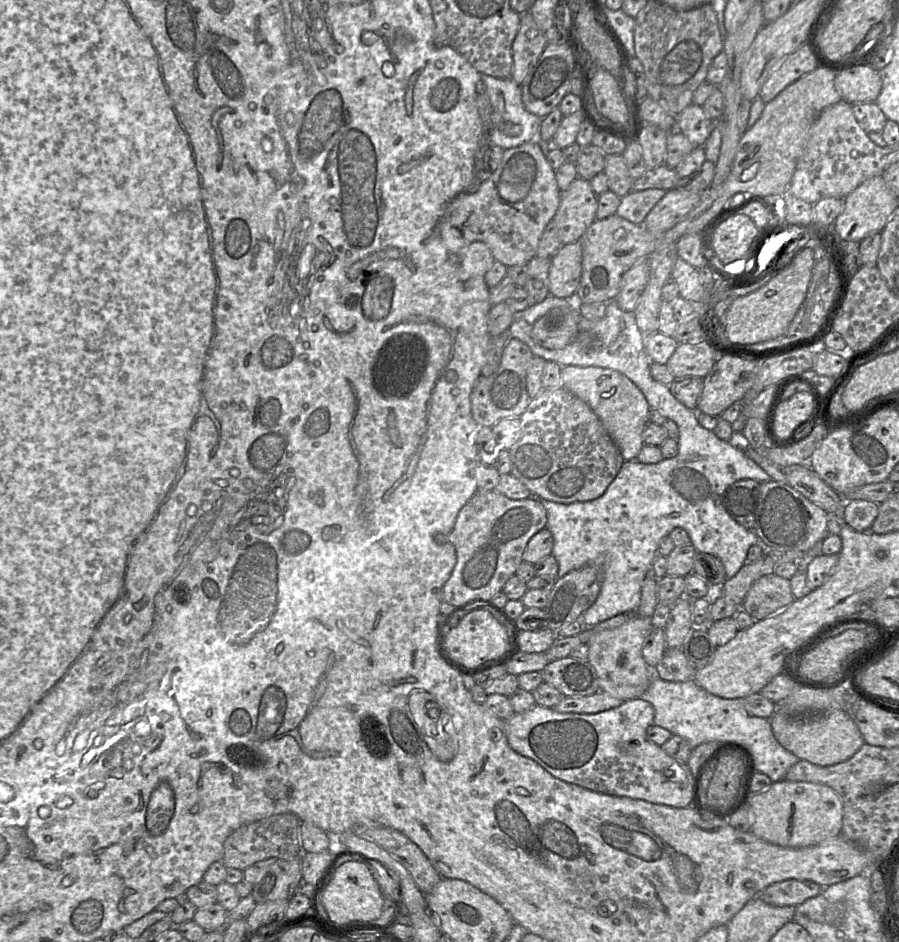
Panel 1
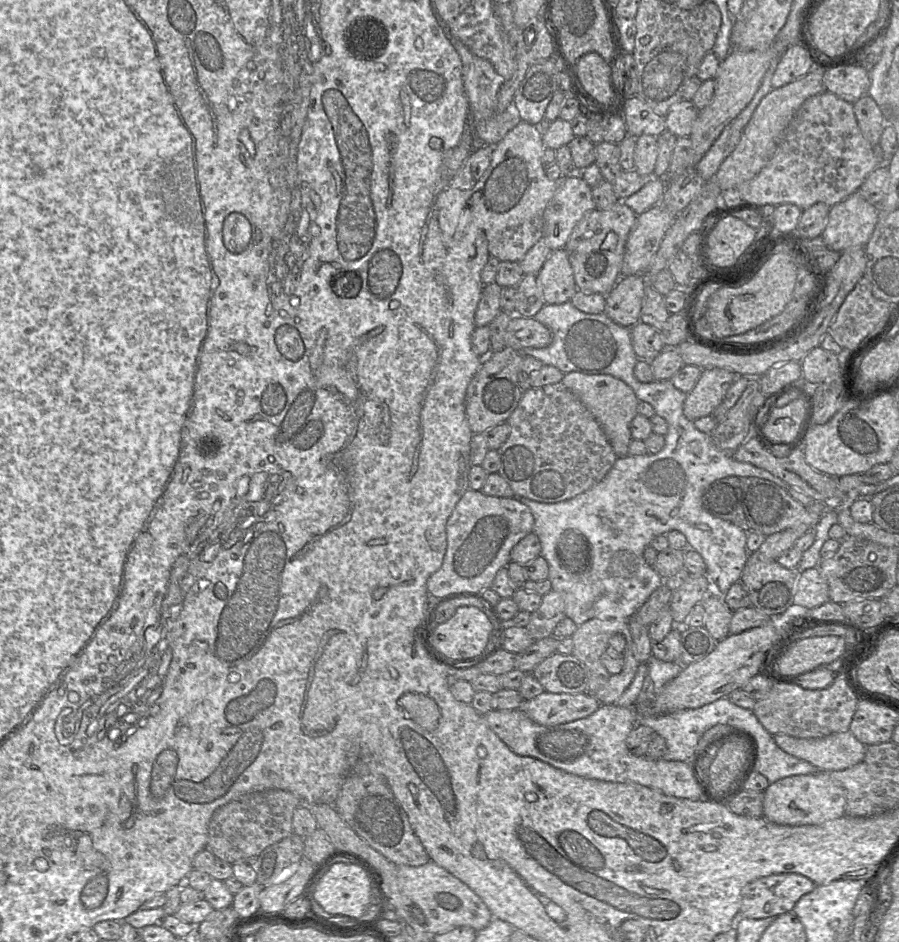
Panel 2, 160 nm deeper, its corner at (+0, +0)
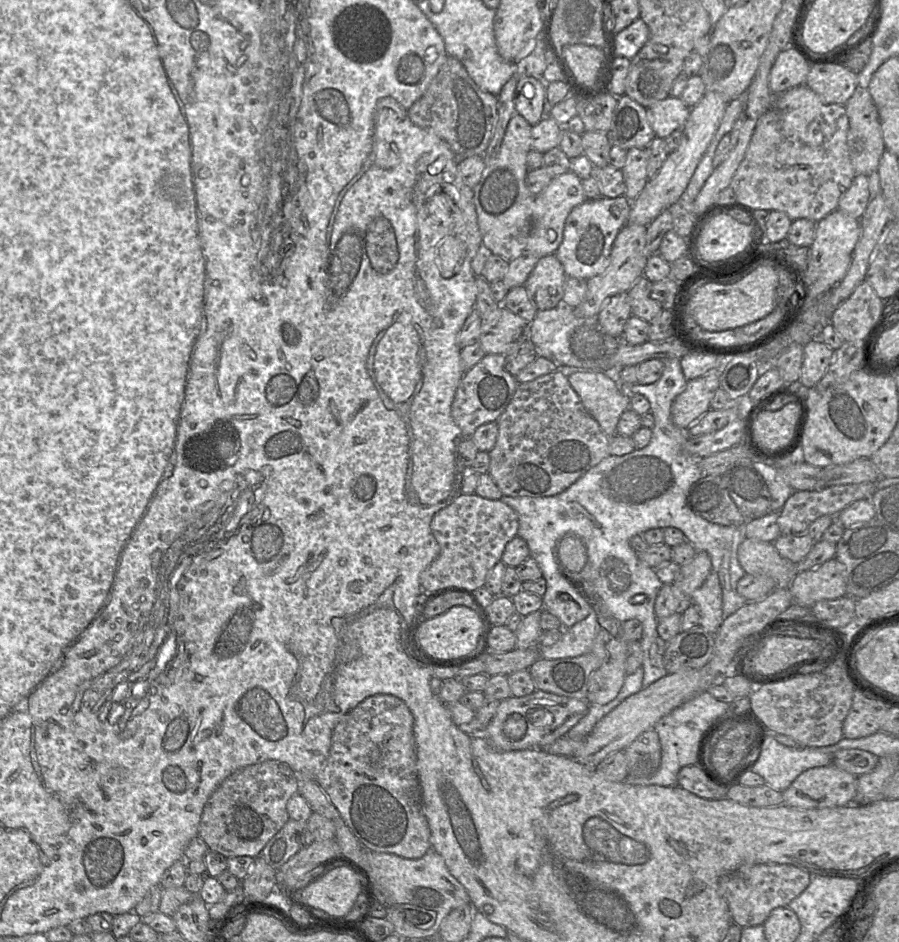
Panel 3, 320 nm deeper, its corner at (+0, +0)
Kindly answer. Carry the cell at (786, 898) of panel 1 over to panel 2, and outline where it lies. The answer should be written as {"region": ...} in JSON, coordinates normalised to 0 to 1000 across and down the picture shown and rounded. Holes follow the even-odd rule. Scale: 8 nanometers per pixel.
{"region":[[[885,927],[843,932],[824,946],[823,973],[863,975],[880,968],[889,954],[908,941],[900,932]]]}

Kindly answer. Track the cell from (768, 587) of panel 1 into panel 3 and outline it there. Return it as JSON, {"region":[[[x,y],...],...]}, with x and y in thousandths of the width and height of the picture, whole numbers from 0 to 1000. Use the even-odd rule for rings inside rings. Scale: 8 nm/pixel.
{"region":[[[828,571],[820,591],[829,609],[852,610],[862,617],[862,625],[875,625],[885,607],[885,599],[872,593],[860,576]]]}

